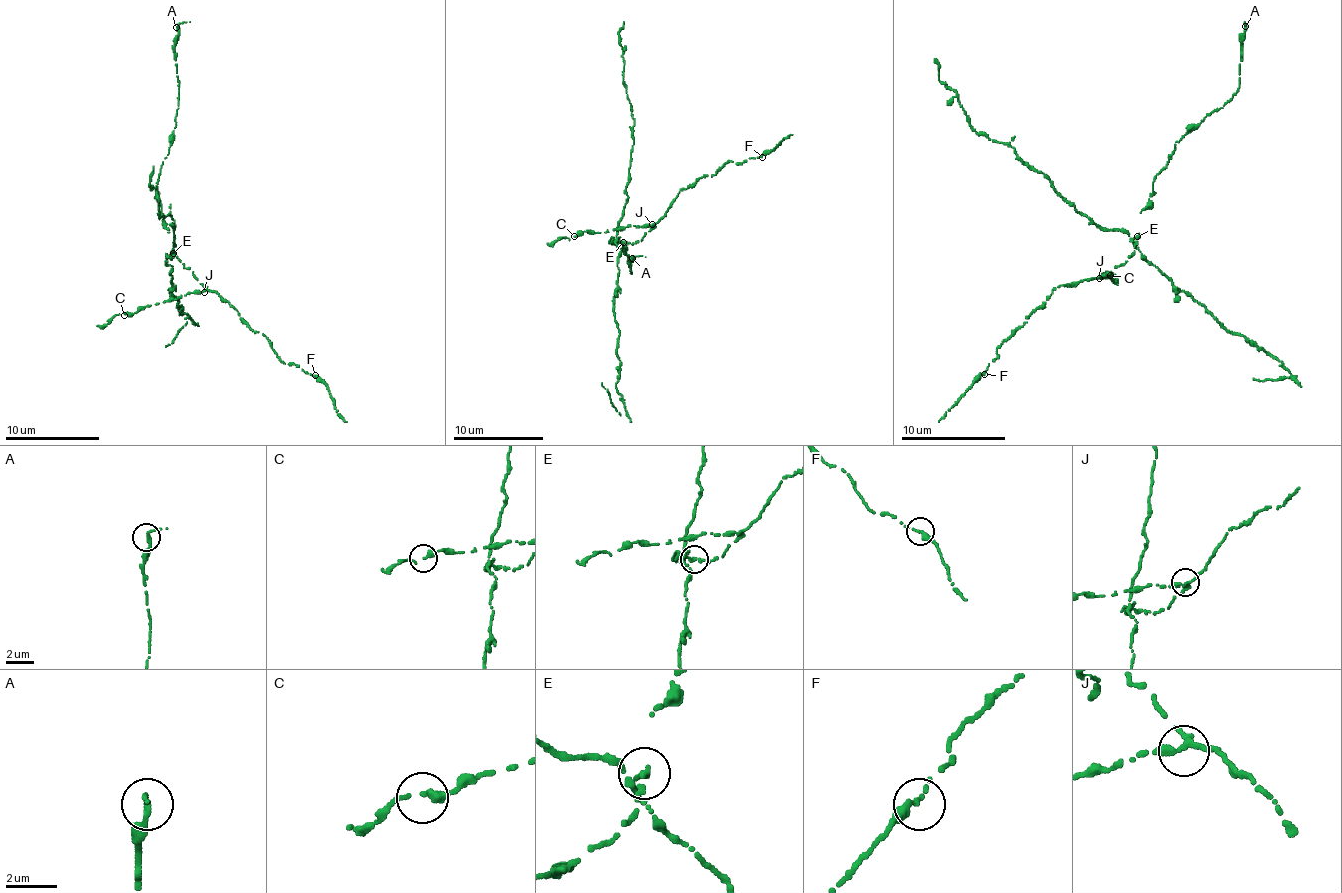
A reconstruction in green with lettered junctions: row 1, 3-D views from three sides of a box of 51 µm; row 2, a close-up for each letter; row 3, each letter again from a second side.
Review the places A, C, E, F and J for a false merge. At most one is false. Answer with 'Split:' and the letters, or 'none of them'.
Split: E

